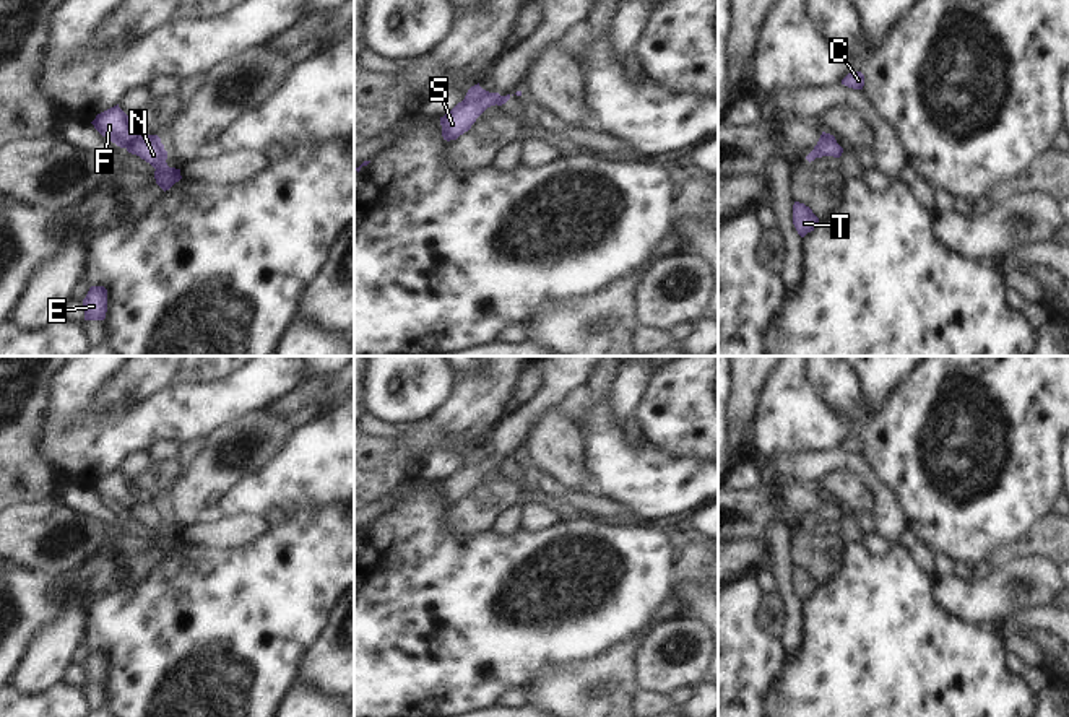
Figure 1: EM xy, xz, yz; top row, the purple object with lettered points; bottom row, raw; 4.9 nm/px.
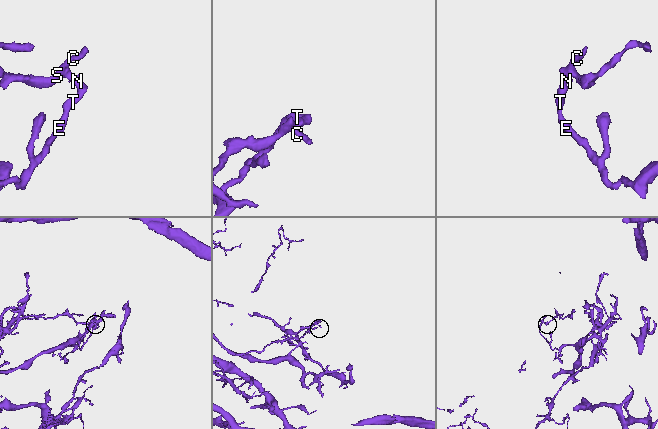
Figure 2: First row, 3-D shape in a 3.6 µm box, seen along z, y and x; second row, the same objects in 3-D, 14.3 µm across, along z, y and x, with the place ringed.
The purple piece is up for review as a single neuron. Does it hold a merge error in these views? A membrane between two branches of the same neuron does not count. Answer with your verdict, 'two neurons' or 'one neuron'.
two neurons

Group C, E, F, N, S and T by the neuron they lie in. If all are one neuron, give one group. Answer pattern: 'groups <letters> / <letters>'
groups C F S / E N T

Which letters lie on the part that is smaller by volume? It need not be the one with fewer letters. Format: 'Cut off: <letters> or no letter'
Cut off: C, F, S

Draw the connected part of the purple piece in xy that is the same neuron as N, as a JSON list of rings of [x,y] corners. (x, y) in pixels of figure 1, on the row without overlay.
[[[138,496],[133,506],[127,511],[127,515],[140,520],[156,533],[156,548],[164,556],[182,543],[180,533],[167,530],[167,515],[164,514],[164,509],[161,507],[161,502],[158,499],[146,499]]]

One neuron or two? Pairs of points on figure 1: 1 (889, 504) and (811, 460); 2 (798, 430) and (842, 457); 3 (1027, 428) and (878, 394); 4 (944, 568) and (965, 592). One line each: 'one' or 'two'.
1: one
2: two
3: two
4: two

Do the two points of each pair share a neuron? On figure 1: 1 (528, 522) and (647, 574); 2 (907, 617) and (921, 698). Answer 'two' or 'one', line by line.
1: two
2: one

